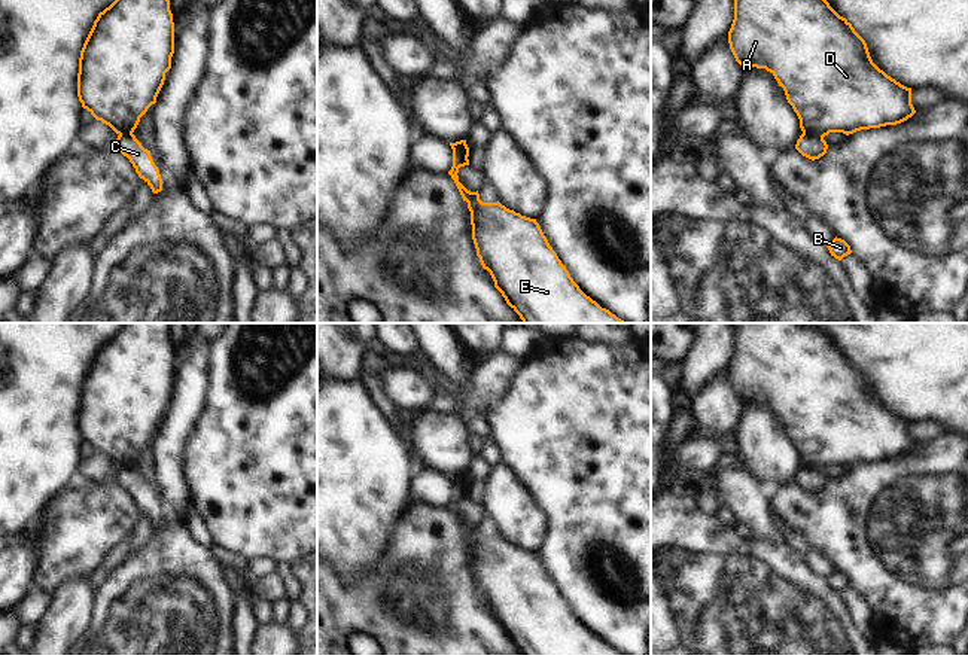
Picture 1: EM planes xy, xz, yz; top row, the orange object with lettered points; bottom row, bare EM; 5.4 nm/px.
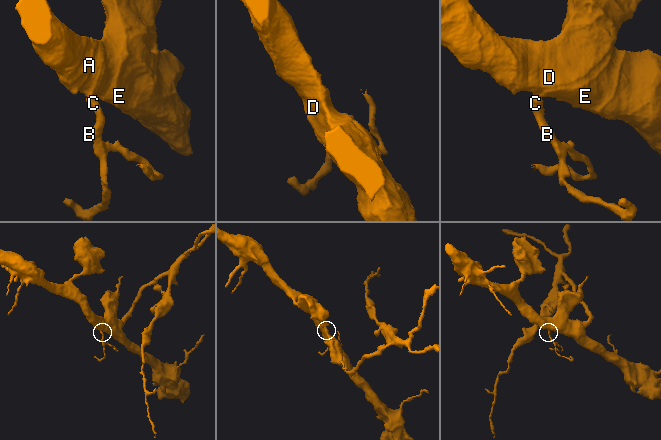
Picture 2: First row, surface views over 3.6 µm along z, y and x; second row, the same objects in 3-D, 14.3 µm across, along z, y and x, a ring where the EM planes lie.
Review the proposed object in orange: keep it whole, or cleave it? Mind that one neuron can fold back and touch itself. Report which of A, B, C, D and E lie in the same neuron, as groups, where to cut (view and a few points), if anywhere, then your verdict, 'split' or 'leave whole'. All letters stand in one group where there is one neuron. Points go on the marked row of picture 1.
A D E / B C; cut in yz along (803, 131), (822, 137); split

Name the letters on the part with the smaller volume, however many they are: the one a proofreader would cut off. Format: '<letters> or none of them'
B, C.

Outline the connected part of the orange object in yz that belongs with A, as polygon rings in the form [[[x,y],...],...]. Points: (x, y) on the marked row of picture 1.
[[[734,0],[728,43],[743,68],[765,68],[774,76],[800,119],[801,131],[810,135],[849,135],[861,130],[897,125],[916,113],[911,88],[901,85],[873,63],[865,40],[827,0]]]

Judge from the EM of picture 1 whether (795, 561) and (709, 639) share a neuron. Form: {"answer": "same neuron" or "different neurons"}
{"answer": "same neuron"}

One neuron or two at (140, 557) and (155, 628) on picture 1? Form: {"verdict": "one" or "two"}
{"verdict": "one"}

